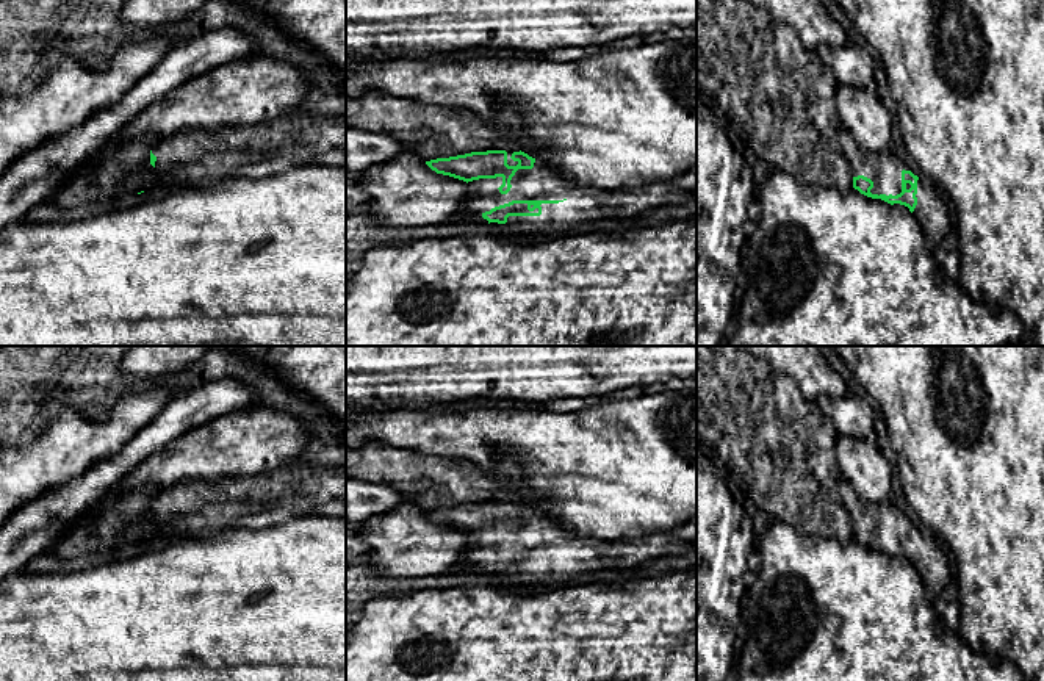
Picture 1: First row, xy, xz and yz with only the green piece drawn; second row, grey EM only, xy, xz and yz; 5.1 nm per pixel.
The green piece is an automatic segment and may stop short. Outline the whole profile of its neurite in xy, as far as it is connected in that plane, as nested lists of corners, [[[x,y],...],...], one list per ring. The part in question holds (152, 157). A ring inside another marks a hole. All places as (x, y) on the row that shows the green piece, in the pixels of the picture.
[[[191,130],[158,141],[150,150],[150,164],[163,177],[177,166],[197,163],[210,153],[208,139],[211,135],[214,133]]]

